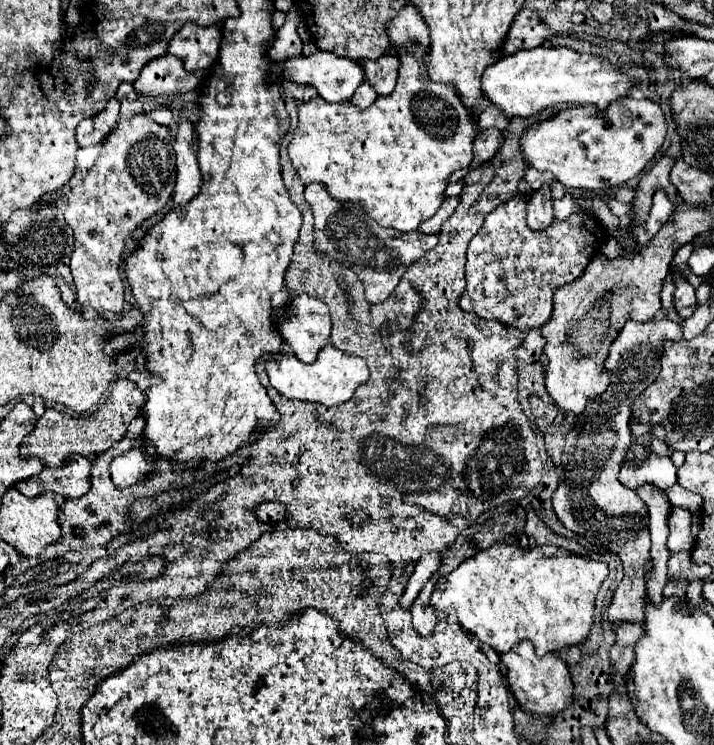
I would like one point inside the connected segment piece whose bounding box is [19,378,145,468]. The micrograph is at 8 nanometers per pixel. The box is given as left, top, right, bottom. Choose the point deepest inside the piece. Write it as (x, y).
(56, 436)

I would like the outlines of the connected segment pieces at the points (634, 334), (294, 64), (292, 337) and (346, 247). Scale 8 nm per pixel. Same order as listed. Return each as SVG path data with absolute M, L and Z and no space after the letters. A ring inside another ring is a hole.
M657 316L649 322L625 322L621 334L611 344L607 370L611 372L611 386L601 398L591 400L583 414L577 416L573 430L567 434L563 448L563 476L553 494L553 510L557 518L571 532L585 536L595 546L615 552L625 568L611 606L607 610L611 624L643 624L643 598L645 598L645 564L649 562L649 510L635 490L619 482L619 466L631 442L629 418L633 400L651 384L659 374L663 354L663 340L681 340L681 324L667 316ZM627 516L629 518L617 518Z
M317 50L311 56L297 56L297 58L289 58L281 64L277 64L273 68L273 76L275 74L283 74L283 78L299 82L299 84L311 84L317 88L319 96L325 98L327 102L345 102L353 96L353 92L357 90L357 86L363 82L363 66L359 62L351 62L349 58L339 58L337 54L325 52L325 50Z
M305 294L293 296L293 298L289 300L289 304L287 304L283 310L279 310L277 322L279 322L277 330L279 330L281 338L283 338L283 342L289 344L289 346L293 348L295 356L297 356L301 362L305 362L305 364L313 362L315 356L317 356L317 352L319 352L323 346L329 344L329 334L331 334L329 308L327 308L325 302L321 302L321 300L317 300L317 298L311 298L311 296L305 296Z
M309 184L305 188L305 200L315 216L315 250L327 254L339 264L351 268L365 286L365 298L369 304L383 302L399 284L409 264L419 260L427 250L435 248L439 238L435 234L395 232L375 224L359 206L333 200L323 184Z

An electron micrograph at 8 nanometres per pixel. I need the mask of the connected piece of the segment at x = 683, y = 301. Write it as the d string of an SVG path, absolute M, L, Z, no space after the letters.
M673 272L673 284L675 284L675 306L677 310L679 308L685 308L685 306L695 306L697 300L695 300L695 288L679 274L679 272Z

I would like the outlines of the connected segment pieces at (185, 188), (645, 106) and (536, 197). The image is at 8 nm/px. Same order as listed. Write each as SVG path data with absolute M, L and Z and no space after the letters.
M181 116L177 126L177 136L173 142L175 156L177 156L177 184L175 184L175 204L181 206L189 202L201 188L201 176L199 176L199 164L197 164L197 152L193 142L193 124Z
M619 98L603 114L595 106L565 108L535 122L521 134L523 160L535 170L547 170L567 188L609 190L625 184L645 170L665 142L665 116L657 102Z
M543 186L543 190L535 190L527 198L527 224L531 230L543 230L553 222L553 206L551 206L551 190Z

